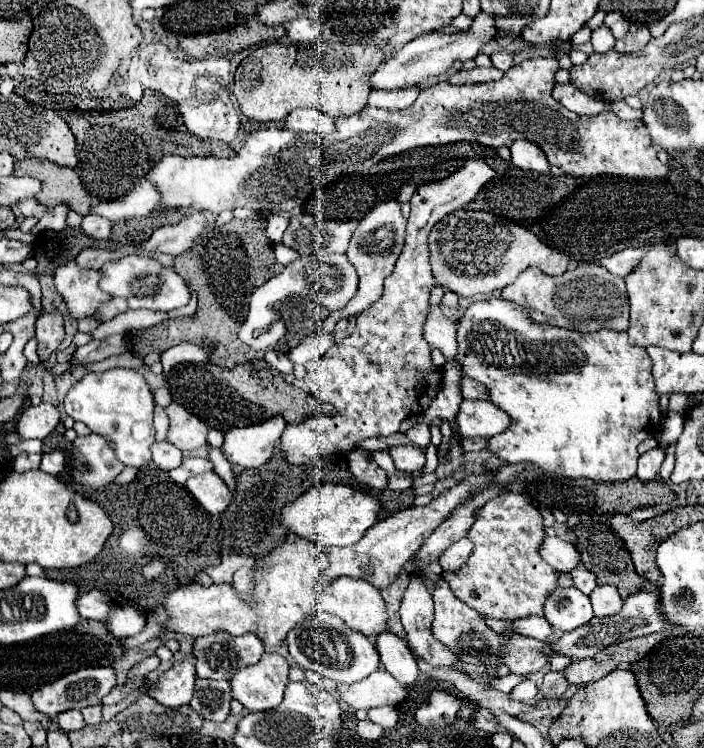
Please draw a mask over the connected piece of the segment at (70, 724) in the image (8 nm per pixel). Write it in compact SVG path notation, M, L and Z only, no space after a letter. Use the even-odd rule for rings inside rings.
M68 710L56 716L56 722L60 724L60 728L64 728L64 732L74 732L74 730L82 730L86 726L82 712L80 710Z

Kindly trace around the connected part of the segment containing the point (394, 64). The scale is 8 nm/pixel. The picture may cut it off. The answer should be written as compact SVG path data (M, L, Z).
M480 12L472 20L472 26L466 32L422 34L422 36L414 38L412 42L408 42L398 54L388 58L376 70L376 74L372 74L372 88L392 90L392 88L402 88L402 86L410 86L410 84L424 84L426 80L436 80L440 74L448 72L452 68L452 62L472 60L484 48L484 44L488 44L496 34L498 34L498 28L496 28L494 16L486 14L486 12Z

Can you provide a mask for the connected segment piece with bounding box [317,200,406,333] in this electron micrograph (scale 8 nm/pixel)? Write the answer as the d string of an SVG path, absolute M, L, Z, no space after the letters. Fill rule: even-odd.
M388 200L388 202L378 204L378 208L374 208L370 214L366 214L364 220L360 220L360 224L358 224L358 228L350 240L350 248L346 252L348 260L352 262L352 266L356 268L356 272L360 276L358 292L348 302L348 306L344 310L329 314L317 331L333 332L339 319L356 316L358 312L366 310L368 306L372 306L382 296L382 284L390 276L390 272L394 270L394 264L396 264L396 260L402 252L402 246L404 246L404 228L406 228L406 218L400 214L400 204L396 200Z

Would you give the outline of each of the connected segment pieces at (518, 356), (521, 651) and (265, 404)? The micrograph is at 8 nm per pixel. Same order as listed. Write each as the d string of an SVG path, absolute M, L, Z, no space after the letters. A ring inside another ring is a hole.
M490 298L490 300L470 304L464 318L458 322L458 354L456 354L456 360L462 364L464 376L470 376L476 382L486 384L490 390L490 400L496 406L504 408L508 414L512 414L514 424L508 430L504 430L502 434L490 438L490 452L498 454L508 464L530 462L530 464L546 470L548 474L558 474L558 476L566 476L566 478L590 478L590 480L600 480L600 482L630 480L636 474L636 460L640 458L640 454L638 454L640 442L650 438L650 436L656 436L656 432L660 430L660 424L662 424L662 412L660 412L660 404L658 404L660 396L656 392L656 384L654 384L654 376L652 376L652 360L646 354L646 348L632 346L628 342L626 332L600 330L600 332L584 334L584 332L576 332L576 330L554 328L548 324L536 324L528 316L528 312L524 312L524 308L520 308L520 304L512 304L510 300L504 300L504 298Z
M438 580L434 584L434 622L432 622L432 636L442 642L444 646L452 648L454 654L462 660L462 662L470 662L470 664L492 664L496 660L502 660L502 664L506 664L512 674L522 674L522 666L530 666L528 674L534 674L538 670L542 670L552 656L552 648L548 642L540 642L528 636L512 636L510 640L504 640L500 634L496 634L494 630L490 630L482 616L472 610L470 606L466 606L464 602L460 602L454 592L450 590L450 586L446 584L446 580Z
M250 360L234 368L222 368L216 364L178 364L166 376L172 400L186 410L190 408L210 428L226 432L234 426L248 426L264 422L276 414L282 414L286 422L304 422L314 414L324 412L324 404L310 392L284 382L282 374L268 366L264 360Z

